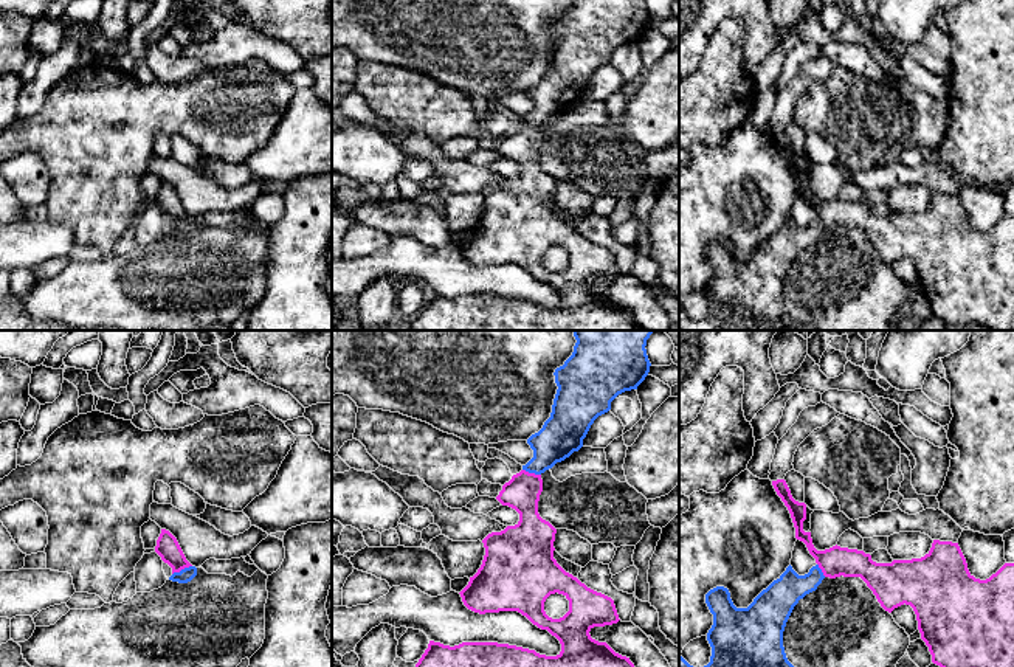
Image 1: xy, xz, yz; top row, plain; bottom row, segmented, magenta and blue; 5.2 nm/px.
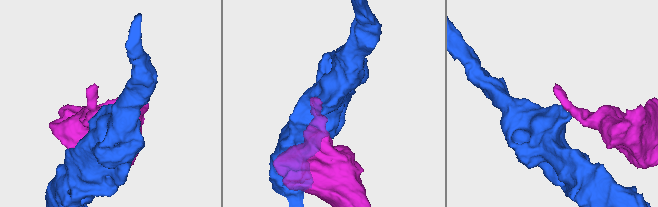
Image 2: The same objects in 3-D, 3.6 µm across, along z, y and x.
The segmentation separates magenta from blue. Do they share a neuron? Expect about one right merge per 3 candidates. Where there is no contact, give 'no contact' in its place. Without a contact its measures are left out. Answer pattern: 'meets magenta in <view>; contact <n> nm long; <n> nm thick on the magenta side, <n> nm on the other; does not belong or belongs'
meets magenta in xy; contact 120 nm long; 120 nm thick on the magenta side, 70 nm on the other; does not belong

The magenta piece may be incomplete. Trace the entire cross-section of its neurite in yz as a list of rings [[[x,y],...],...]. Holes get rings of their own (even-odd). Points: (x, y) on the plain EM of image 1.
[[[785,132],[772,133],[772,138],[791,166],[795,191],[806,197],[825,230],[861,230],[888,265],[904,256],[913,261],[933,316],[950,326],[975,323],[991,330],[1014,330],[1014,216],[1005,216],[989,231],[980,233],[969,225],[958,195],[952,194],[933,192],[924,209],[892,216],[876,216],[864,203],[837,197],[817,203],[811,185],[803,183],[806,157],[792,150]]]

